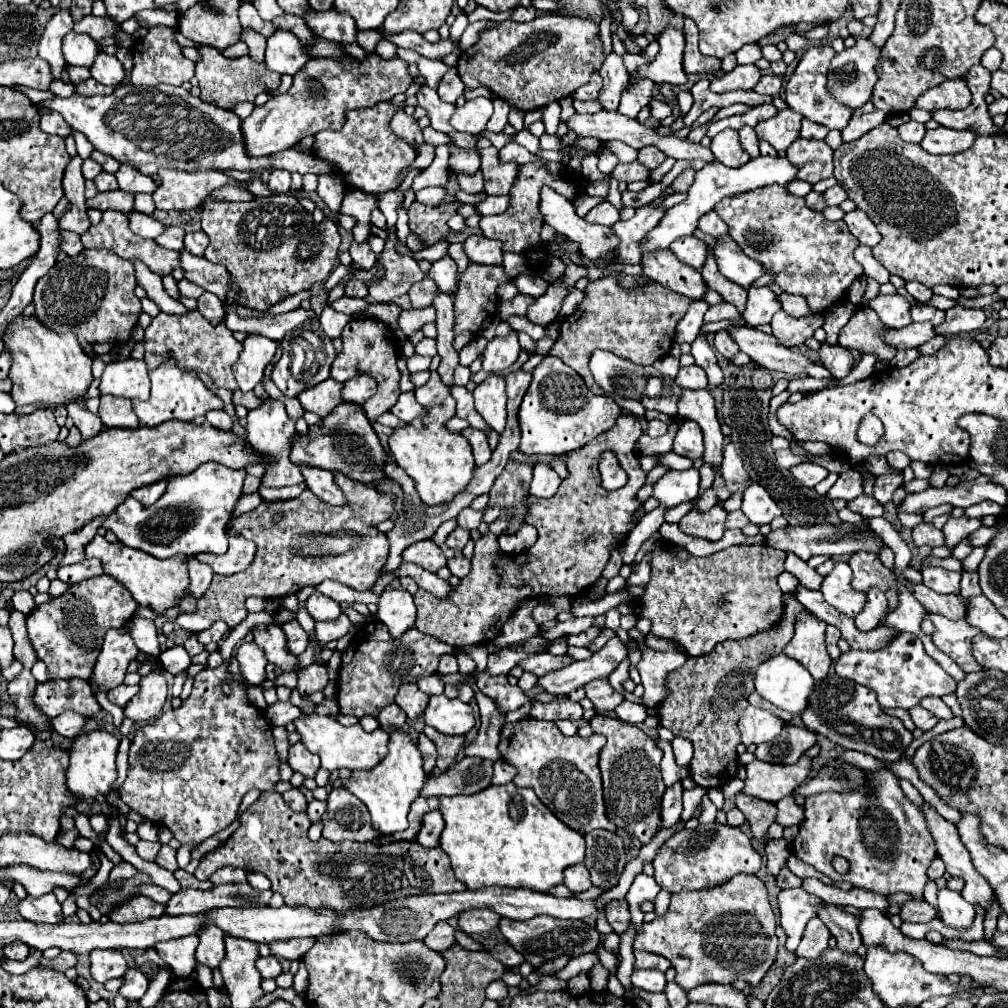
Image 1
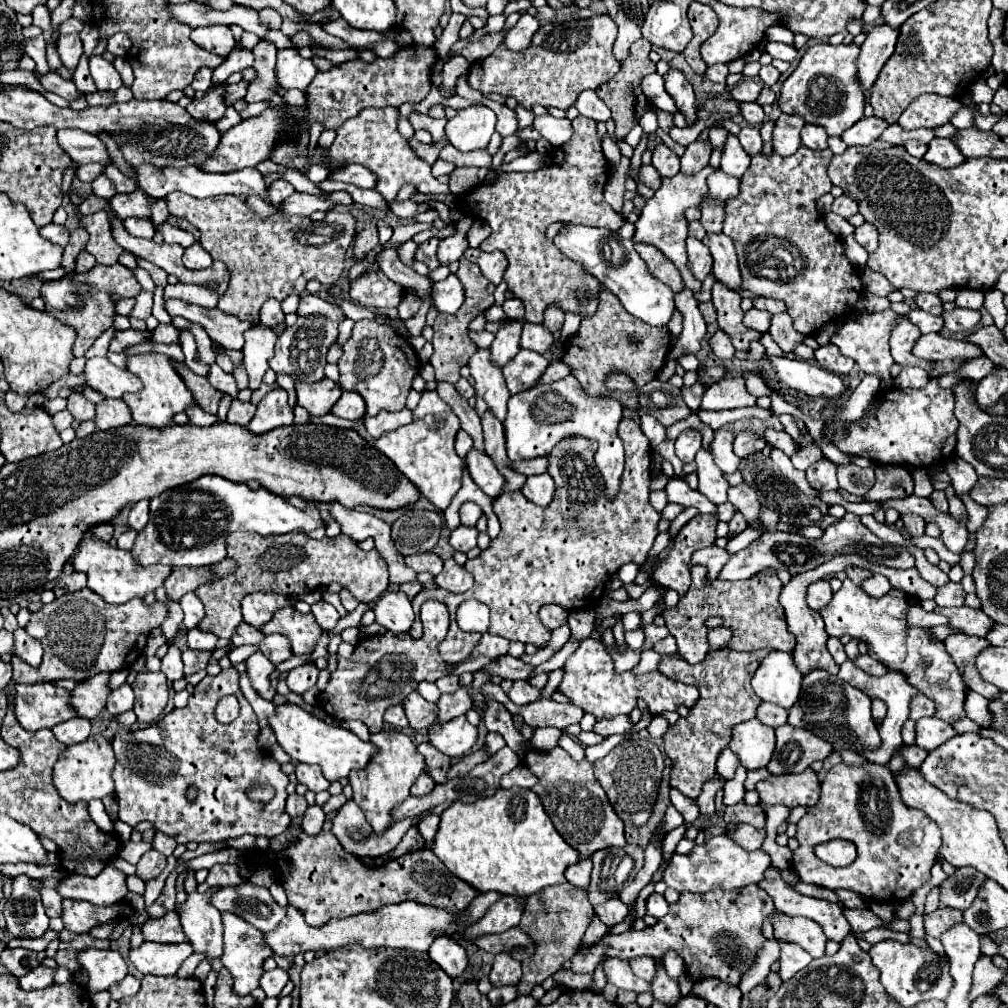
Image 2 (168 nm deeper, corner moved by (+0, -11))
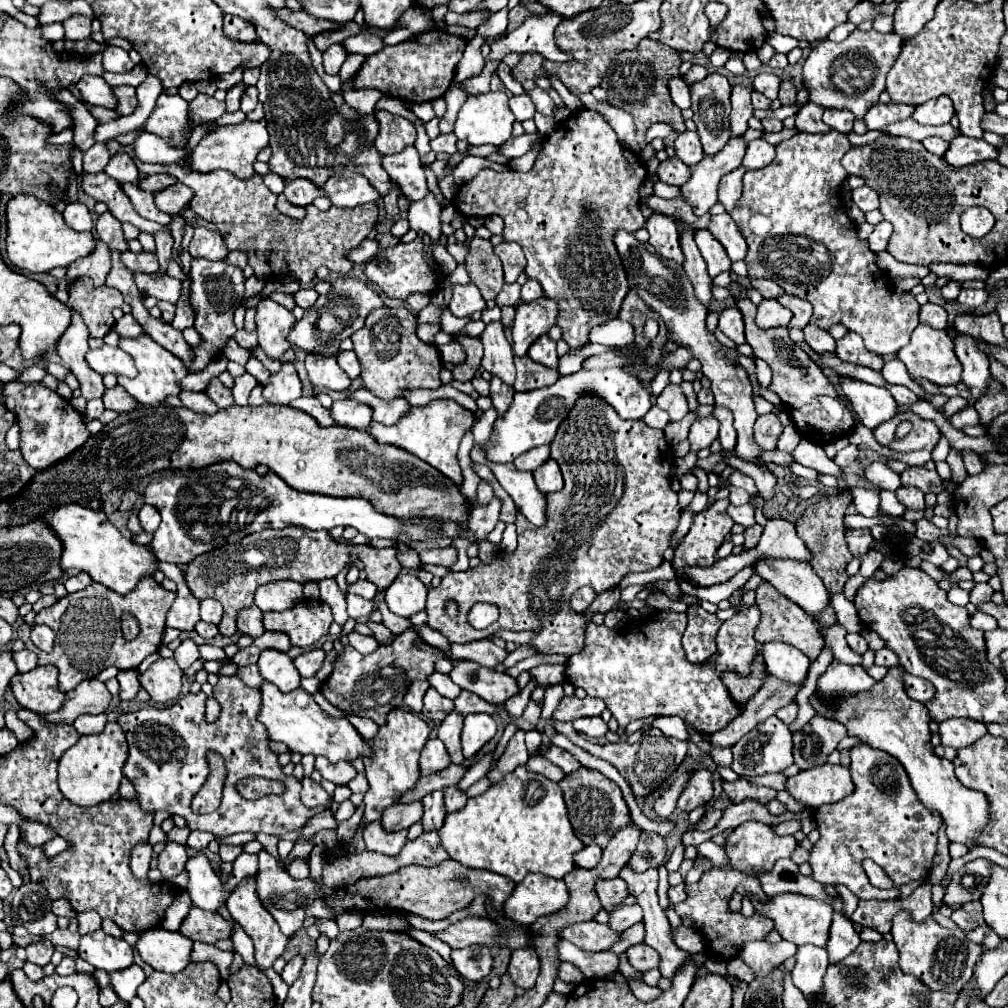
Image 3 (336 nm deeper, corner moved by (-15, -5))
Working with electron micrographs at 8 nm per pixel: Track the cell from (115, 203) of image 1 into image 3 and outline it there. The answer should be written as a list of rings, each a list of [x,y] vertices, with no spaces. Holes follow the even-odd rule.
[[[178,181],[178,183],[166,187],[166,191],[156,191],[154,199],[156,199],[156,207],[160,211],[164,211],[168,215],[176,215],[192,199],[192,189]]]

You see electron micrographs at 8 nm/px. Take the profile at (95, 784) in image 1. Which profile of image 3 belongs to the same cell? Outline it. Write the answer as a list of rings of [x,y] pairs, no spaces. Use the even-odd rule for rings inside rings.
[[[112,721],[106,723],[104,731],[100,735],[90,735],[90,737],[80,737],[80,741],[70,747],[60,763],[58,763],[58,785],[64,797],[76,805],[96,805],[102,801],[108,801],[120,787],[120,781],[124,777],[122,767],[128,759],[128,743],[124,737],[122,727]]]

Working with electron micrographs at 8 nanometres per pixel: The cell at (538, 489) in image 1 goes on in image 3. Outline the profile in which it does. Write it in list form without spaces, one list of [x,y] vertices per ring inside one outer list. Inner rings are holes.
[[[548,459],[542,467],[538,467],[534,471],[534,479],[536,479],[536,485],[542,493],[554,493],[554,491],[560,491],[564,487],[560,467],[554,459]]]

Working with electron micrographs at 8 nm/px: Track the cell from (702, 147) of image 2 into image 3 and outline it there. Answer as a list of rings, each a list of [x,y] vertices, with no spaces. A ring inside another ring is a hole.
[[[744,85],[732,87],[732,113],[730,113],[730,137],[740,137],[748,129],[748,119],[752,117],[750,89]]]

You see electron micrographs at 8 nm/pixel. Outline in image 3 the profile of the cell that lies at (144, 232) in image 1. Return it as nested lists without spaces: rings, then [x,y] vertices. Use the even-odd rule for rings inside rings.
[[[124,183],[122,187],[124,187],[124,193],[128,193],[128,197],[132,199],[132,205],[134,205],[134,209],[140,217],[156,221],[160,225],[170,225],[172,223],[172,217],[168,213],[162,213],[162,211],[156,209],[152,193],[138,189],[136,183]]]

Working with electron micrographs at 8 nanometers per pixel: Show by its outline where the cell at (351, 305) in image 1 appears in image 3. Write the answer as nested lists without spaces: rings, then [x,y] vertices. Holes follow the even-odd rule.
[[[304,287],[304,289],[294,293],[294,299],[302,309],[310,309],[318,299],[318,291],[314,287]]]

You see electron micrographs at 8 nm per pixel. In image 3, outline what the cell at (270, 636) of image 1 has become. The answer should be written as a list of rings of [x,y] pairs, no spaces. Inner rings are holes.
[[[256,605],[240,611],[236,625],[238,625],[238,631],[240,631],[240,633],[250,635],[250,637],[254,637],[254,639],[260,637],[260,635],[264,635],[264,631],[266,631],[266,629],[264,629],[264,623],[262,623],[262,611],[260,611]]]

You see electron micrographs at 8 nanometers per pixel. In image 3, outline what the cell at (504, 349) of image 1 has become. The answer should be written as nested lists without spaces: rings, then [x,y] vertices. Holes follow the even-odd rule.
[[[546,297],[536,299],[536,303],[520,303],[516,307],[516,319],[512,327],[512,347],[518,357],[528,353],[528,347],[556,323],[558,307],[556,301]]]

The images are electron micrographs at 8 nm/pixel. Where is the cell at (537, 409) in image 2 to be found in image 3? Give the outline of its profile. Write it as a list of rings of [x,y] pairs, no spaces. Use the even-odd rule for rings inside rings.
[[[580,369],[578,373],[560,377],[550,387],[544,387],[538,391],[514,393],[514,401],[512,401],[510,409],[506,411],[506,415],[502,419],[498,419],[494,423],[492,437],[486,447],[488,459],[492,459],[496,463],[510,463],[520,453],[526,453],[540,445],[550,445],[562,419],[570,413],[570,409],[574,407],[574,401],[578,401],[582,395],[600,397],[604,403],[612,405],[612,409],[620,415],[620,419],[644,417],[648,413],[648,409],[652,407],[650,391],[634,375],[628,375],[628,371],[624,371],[624,369],[604,369],[604,371]]]

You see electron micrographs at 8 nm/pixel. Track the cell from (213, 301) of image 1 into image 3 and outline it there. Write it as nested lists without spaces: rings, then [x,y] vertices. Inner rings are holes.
[[[240,375],[240,377],[234,377],[232,393],[234,393],[236,405],[246,405],[246,403],[248,403],[248,395],[250,395],[250,391],[252,391],[256,385],[258,385],[258,381],[256,381],[252,375]]]

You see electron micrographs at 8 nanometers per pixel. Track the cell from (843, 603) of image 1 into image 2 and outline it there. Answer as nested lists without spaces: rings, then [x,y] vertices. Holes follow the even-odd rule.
[[[851,579],[843,581],[843,587],[833,595],[831,603],[821,611],[827,633],[831,637],[851,635],[867,643],[867,655],[881,661],[887,669],[905,673],[909,683],[915,689],[921,689],[923,695],[931,697],[937,705],[937,719],[955,723],[965,717],[965,697],[967,683],[957,671],[951,655],[945,651],[943,641],[935,639],[929,629],[909,629],[905,625],[905,609],[909,609],[909,601],[905,601],[907,593],[903,589],[891,587],[891,591],[879,599],[869,597],[859,585]]]

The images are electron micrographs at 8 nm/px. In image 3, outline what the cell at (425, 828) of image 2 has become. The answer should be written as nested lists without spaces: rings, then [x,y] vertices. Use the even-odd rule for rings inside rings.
[[[456,785],[446,787],[444,789],[444,805],[446,805],[446,813],[454,813],[460,811],[466,805],[466,793],[460,791]]]

